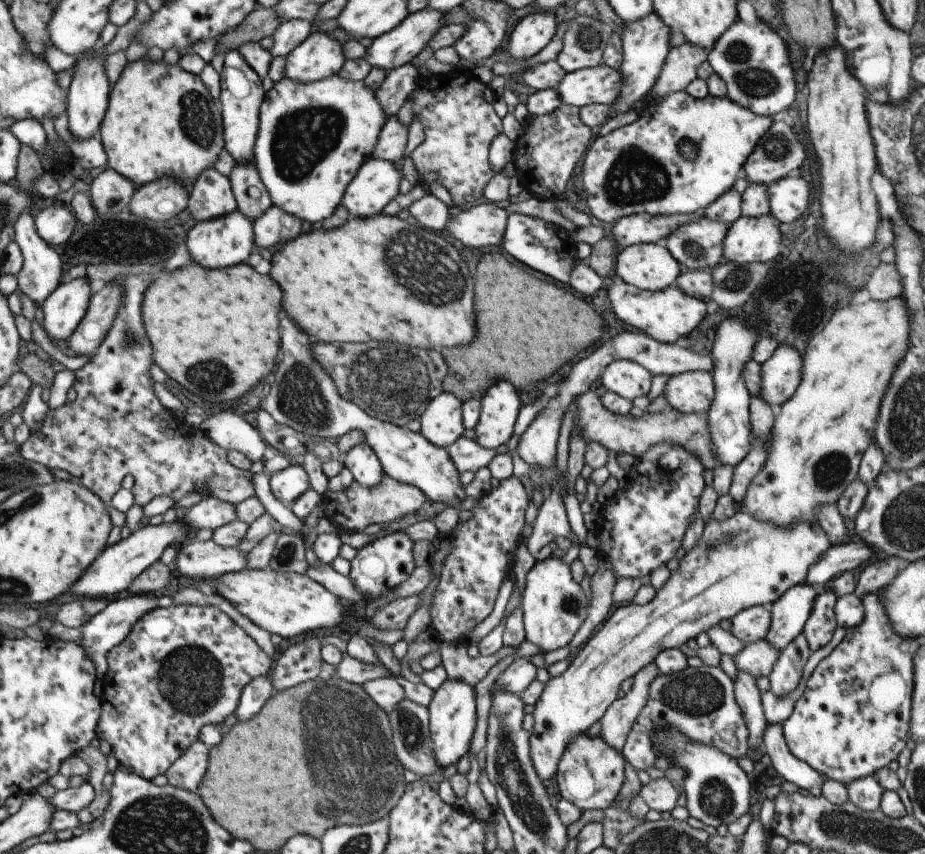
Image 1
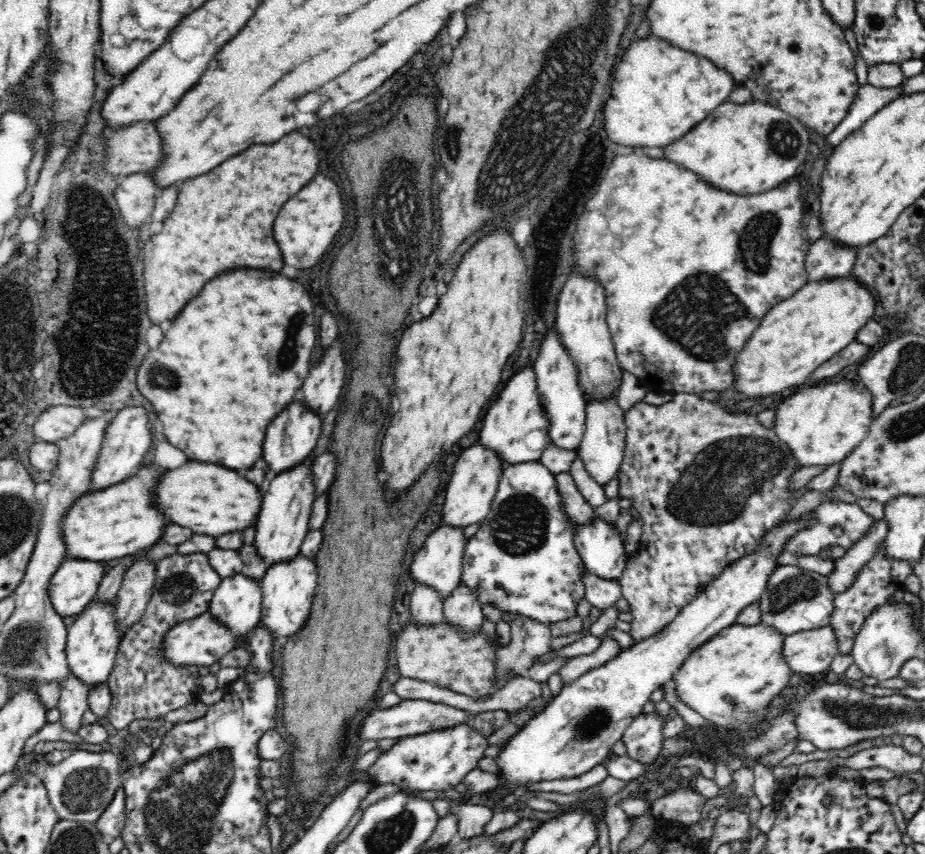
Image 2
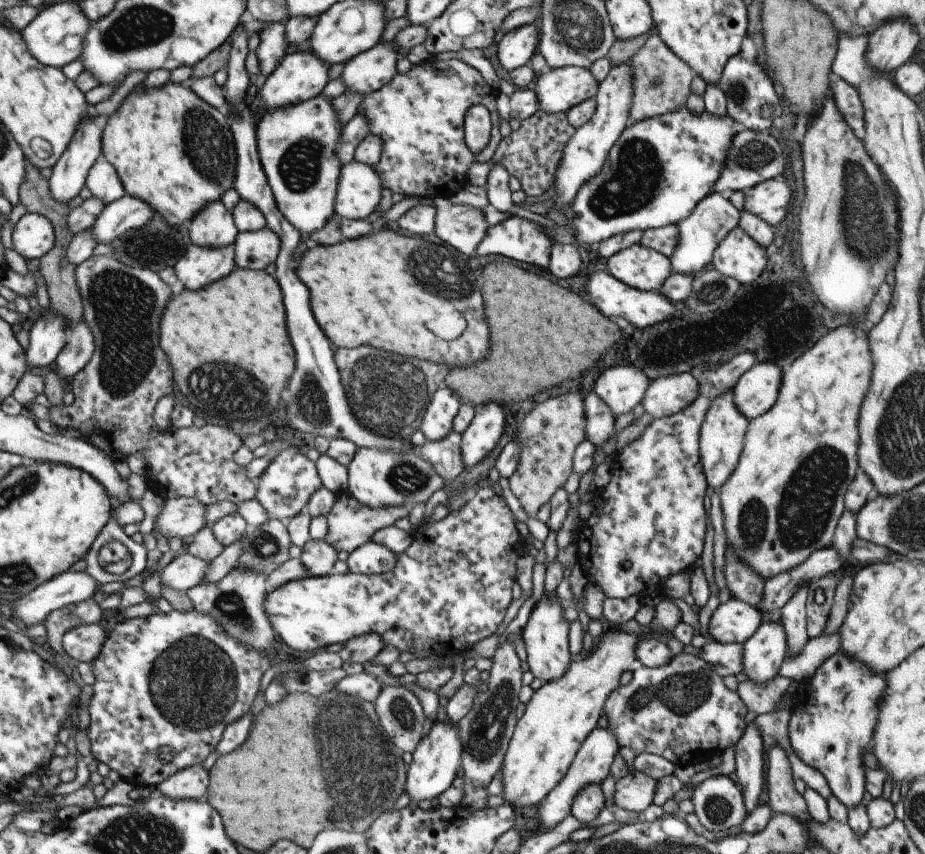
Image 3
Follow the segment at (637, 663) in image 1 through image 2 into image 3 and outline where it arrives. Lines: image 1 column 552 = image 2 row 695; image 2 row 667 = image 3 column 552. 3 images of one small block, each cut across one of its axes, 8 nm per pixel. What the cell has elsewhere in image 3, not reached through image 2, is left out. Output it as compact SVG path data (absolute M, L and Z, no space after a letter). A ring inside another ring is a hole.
M610 627L593 652L574 659L558 680L543 683L525 704L502 759L501 784L504 803L519 810L537 805L565 775L583 740L595 729L607 696L619 686L619 675L632 672L638 662L634 645L639 638Z

